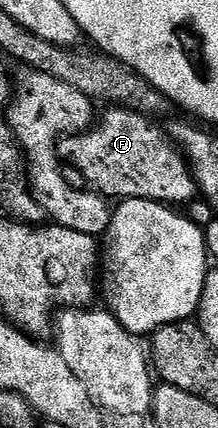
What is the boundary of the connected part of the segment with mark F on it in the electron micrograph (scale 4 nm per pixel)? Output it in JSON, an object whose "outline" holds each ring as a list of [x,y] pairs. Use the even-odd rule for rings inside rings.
{"outline":[[[112,107],[107,111],[109,113],[106,114],[105,117],[101,119],[101,121],[99,118],[99,120],[93,124],[92,128],[83,130],[78,133],[69,133],[67,137],[61,137],[60,144],[58,146],[58,156],[65,166],[73,165],[73,167],[76,168],[77,171],[80,172],[81,175],[84,176],[90,184],[92,184],[89,186],[91,186],[95,192],[103,195],[108,199],[113,199],[112,197],[116,197],[115,199],[132,198],[140,200],[152,200],[160,202],[161,204],[169,207],[182,207],[178,205],[184,205],[187,203],[187,201],[192,201],[195,199],[195,197],[198,197],[196,178],[192,176],[192,166],[188,164],[187,157],[184,156],[180,146],[177,145],[176,142],[168,136],[167,132],[165,132],[161,126],[159,129],[159,127],[156,126],[154,122],[152,122],[155,120],[153,120],[151,116],[138,113],[123,107]]]}

